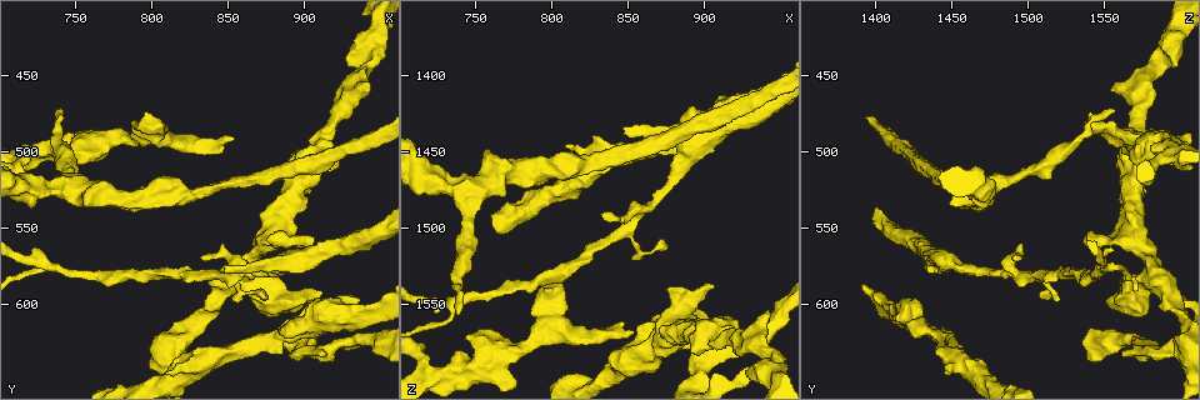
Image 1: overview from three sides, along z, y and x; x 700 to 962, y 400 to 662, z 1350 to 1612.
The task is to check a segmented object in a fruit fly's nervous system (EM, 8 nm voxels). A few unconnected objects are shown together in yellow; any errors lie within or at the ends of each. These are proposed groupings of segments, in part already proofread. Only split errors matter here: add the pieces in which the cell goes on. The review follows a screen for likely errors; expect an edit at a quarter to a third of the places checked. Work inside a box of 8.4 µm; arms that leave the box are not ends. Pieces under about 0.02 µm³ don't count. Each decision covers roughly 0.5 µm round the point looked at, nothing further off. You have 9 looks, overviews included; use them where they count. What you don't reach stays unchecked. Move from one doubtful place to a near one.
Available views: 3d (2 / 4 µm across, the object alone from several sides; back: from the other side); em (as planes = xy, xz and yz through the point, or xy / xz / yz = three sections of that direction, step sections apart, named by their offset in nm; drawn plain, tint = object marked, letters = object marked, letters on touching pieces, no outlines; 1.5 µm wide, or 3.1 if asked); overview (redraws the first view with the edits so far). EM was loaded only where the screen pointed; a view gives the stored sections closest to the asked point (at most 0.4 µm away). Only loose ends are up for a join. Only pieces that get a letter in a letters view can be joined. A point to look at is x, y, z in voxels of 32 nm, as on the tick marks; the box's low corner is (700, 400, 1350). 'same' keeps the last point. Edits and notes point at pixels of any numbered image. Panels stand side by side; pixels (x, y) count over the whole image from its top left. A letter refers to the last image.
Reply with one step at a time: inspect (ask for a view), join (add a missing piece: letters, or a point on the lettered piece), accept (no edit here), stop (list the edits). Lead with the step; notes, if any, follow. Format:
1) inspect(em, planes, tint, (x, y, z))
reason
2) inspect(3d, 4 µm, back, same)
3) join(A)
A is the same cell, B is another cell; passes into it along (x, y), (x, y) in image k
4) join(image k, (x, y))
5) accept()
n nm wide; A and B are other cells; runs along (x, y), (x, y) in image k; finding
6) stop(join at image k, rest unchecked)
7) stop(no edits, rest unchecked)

inspect(3d, 2 µm, back, (736, 472, 1554))
an open end

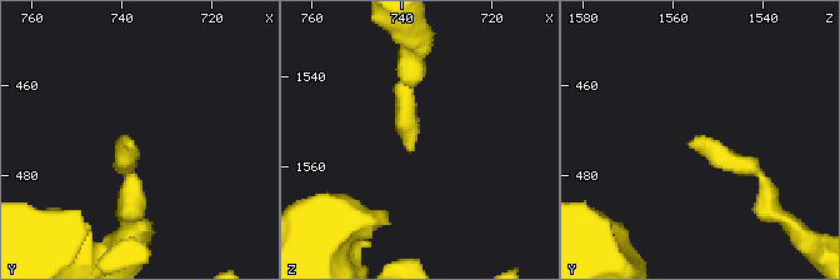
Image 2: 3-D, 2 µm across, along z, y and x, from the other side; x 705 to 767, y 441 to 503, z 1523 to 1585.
inspect(em, planes, letters, (738, 473, 1556))

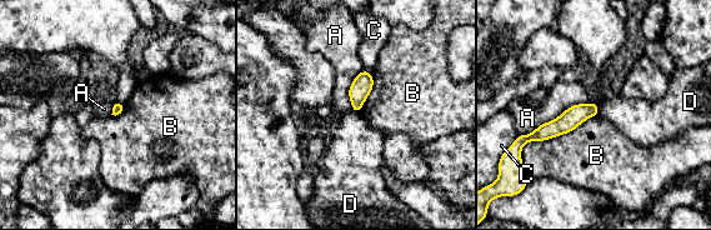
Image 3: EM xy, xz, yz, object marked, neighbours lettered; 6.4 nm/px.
accept()
A, B, C and D are other cells; border along (597, 105), (599, 114) in image 3; none of them fits

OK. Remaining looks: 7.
inspect(em, planes, letters, (854, 492, 1568))
an open end

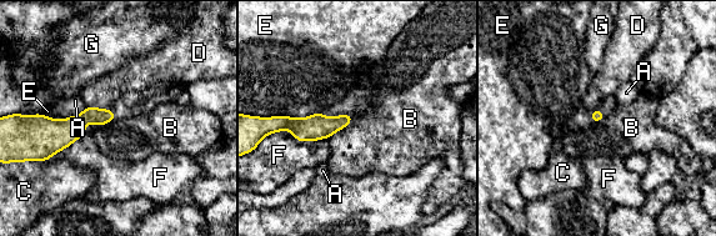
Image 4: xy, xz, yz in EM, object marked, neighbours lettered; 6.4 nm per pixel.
accept()
A, B, C, D, E, F and G are other cells; runs along (349, 118), (328, 126), (283, 126) in image 4; none of them fits

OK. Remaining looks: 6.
inspect(em, yz, step 8, letters, (846, 578, 1434))
an open end

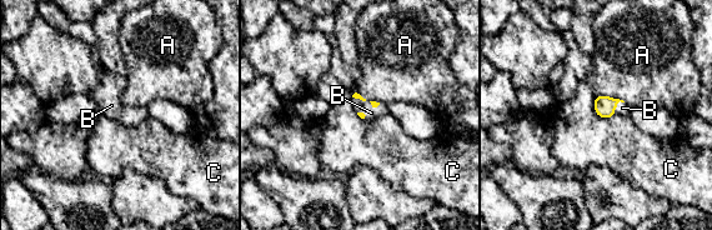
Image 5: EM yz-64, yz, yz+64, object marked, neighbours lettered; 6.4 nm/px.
inspect(em, planes, letters, same)
cut it another way

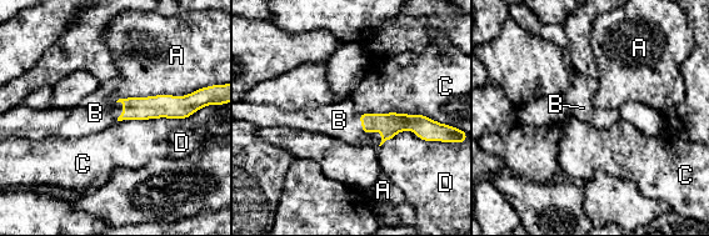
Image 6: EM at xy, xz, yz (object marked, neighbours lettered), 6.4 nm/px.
join(B)
B is the same cell, A, C and D are other cells; passes into it along (389, 125), (369, 132), (339, 120) in image 6; the cell continues

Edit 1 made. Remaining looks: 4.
stop(join at image 6, rest unchecked)

